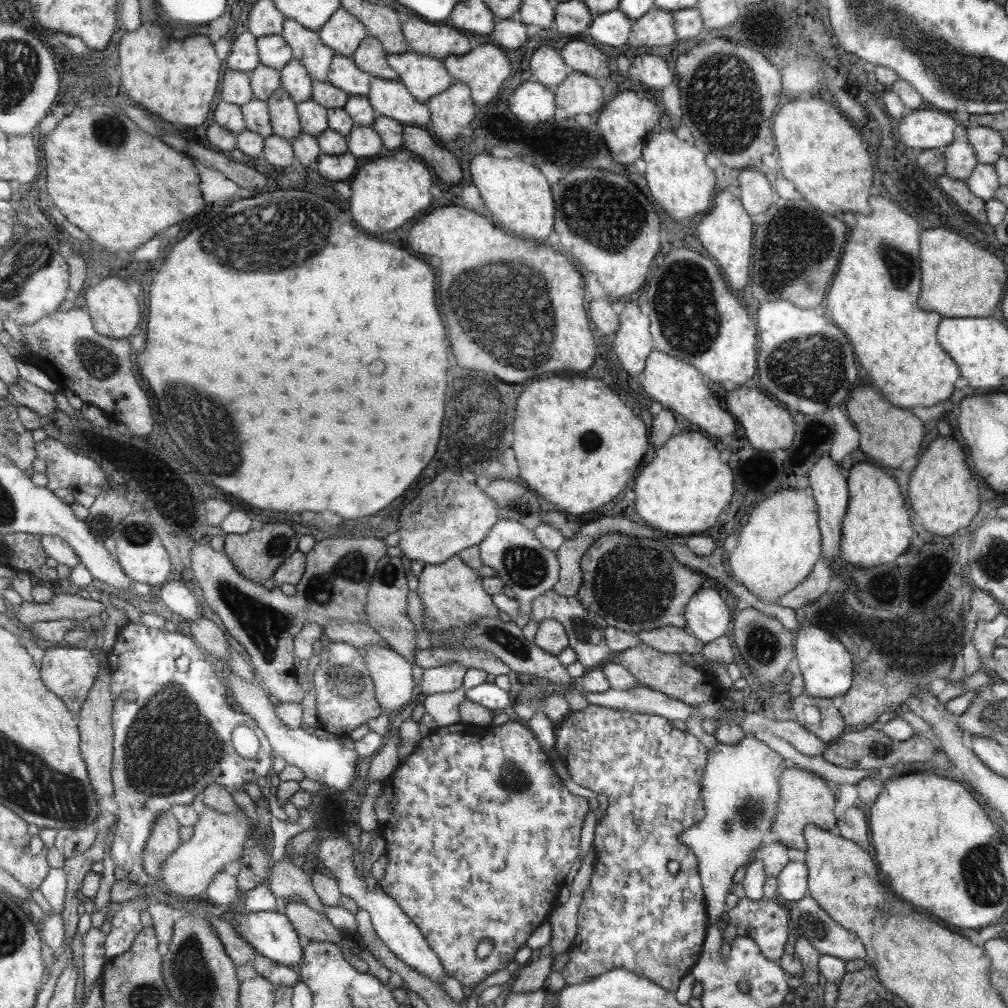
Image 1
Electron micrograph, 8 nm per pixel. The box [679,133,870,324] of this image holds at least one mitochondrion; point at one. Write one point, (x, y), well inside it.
(810, 233)

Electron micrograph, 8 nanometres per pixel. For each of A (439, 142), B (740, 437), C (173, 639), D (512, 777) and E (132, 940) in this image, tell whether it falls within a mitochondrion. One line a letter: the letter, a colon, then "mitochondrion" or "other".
A: other
B: other
C: other
D: mitochondrion
E: other

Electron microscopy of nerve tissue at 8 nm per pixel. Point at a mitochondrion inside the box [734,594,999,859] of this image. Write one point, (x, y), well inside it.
(930, 658)

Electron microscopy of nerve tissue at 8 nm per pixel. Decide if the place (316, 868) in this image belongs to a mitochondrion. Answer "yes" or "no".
no

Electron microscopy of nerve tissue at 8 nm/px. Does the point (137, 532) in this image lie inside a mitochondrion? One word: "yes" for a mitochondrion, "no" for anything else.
yes

